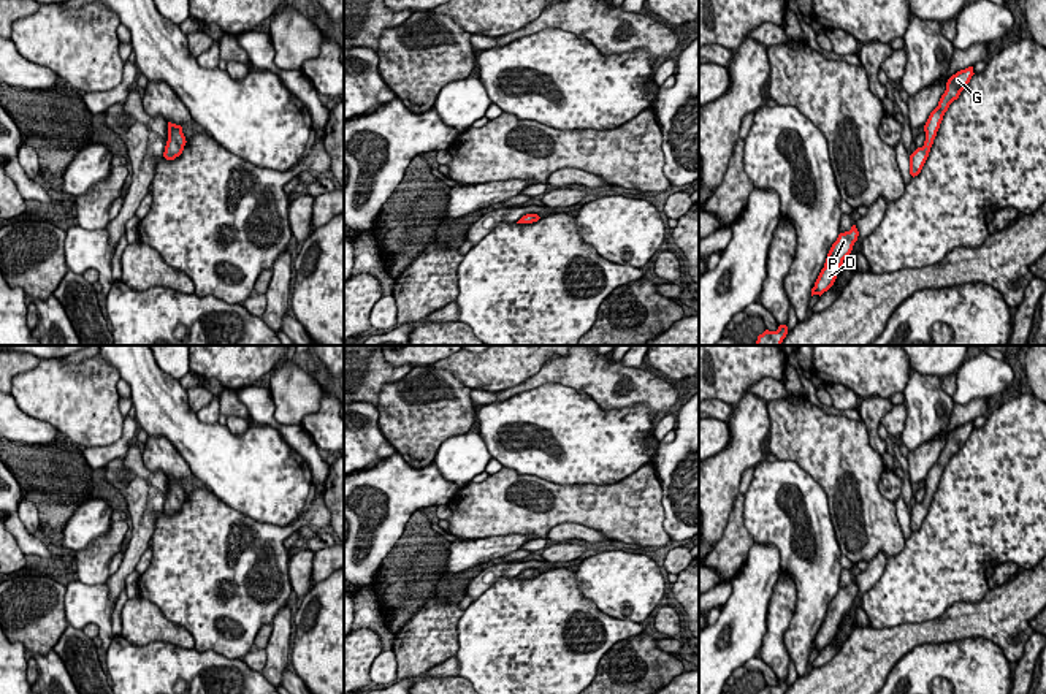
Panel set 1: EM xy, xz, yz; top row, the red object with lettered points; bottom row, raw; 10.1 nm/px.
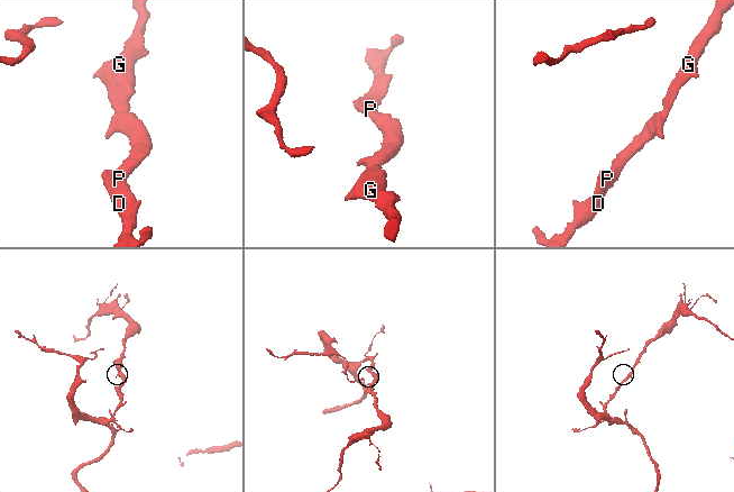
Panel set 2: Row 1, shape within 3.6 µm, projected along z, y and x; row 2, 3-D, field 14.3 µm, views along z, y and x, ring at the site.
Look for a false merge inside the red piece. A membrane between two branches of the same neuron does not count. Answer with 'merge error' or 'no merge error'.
no merge error

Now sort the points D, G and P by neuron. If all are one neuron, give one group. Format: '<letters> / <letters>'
D G P

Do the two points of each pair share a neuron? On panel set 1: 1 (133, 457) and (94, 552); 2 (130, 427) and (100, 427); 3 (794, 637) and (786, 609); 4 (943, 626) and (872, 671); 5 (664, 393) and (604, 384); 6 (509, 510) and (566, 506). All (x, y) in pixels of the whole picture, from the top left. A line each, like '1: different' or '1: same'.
1: different
2: different
3: different
4: same
5: same
6: same

